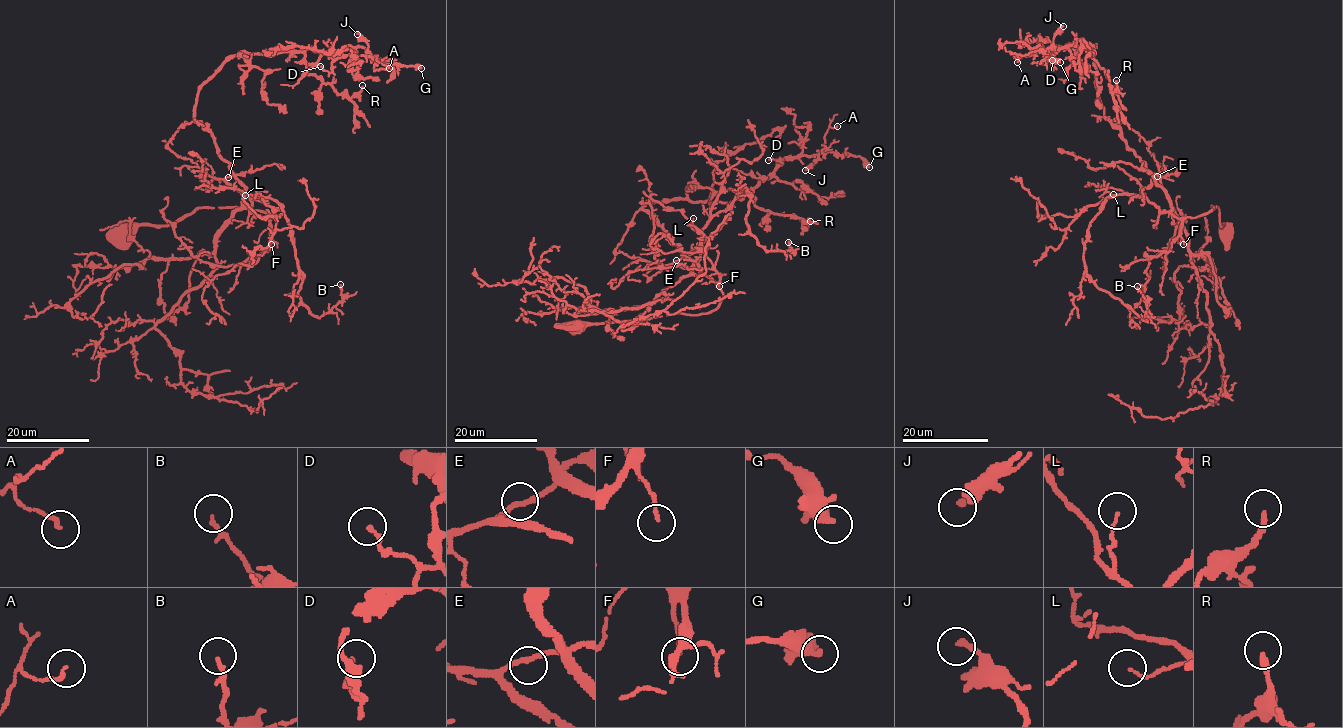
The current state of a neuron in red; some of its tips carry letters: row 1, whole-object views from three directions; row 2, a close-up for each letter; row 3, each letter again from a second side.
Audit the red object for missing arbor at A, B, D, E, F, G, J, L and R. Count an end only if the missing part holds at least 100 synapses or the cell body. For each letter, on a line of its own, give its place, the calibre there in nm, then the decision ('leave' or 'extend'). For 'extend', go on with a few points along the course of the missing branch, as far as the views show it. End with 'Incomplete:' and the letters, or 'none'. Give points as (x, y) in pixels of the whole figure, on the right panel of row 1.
A: place (1017, 62); calibre 150 nm; leave
B: place (1137, 286); calibre 150 nm; leave
D: place (1052, 60); calibre 170 nm; leave
E: place (1157, 176); calibre 190 nm; leave
F: place (1183, 244); calibre 130 nm; leave
G: place (1060, 62); calibre 300 nm; leave
J: place (1063, 26); calibre 240 nm; leave
L: place (1113, 194); calibre 110 nm; leave
R: place (1116, 80); calibre 200 nm; leave
Incomplete: none

